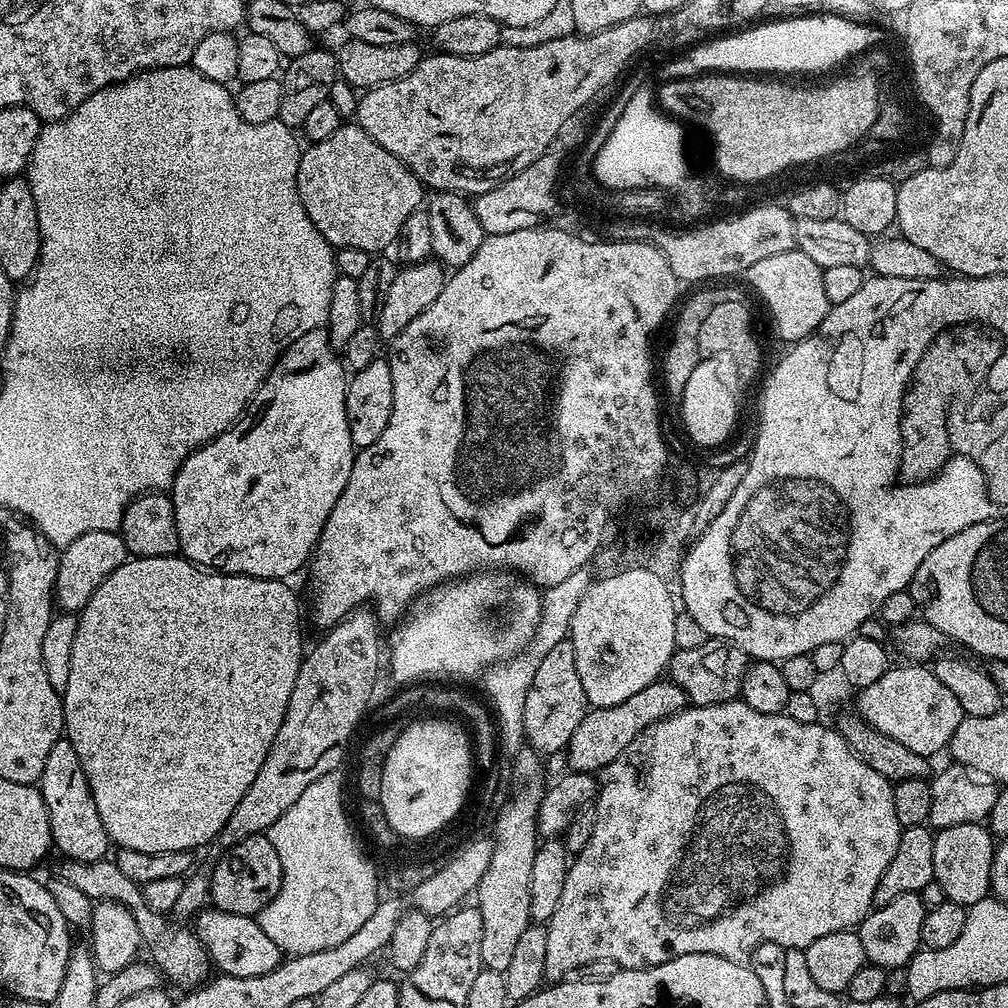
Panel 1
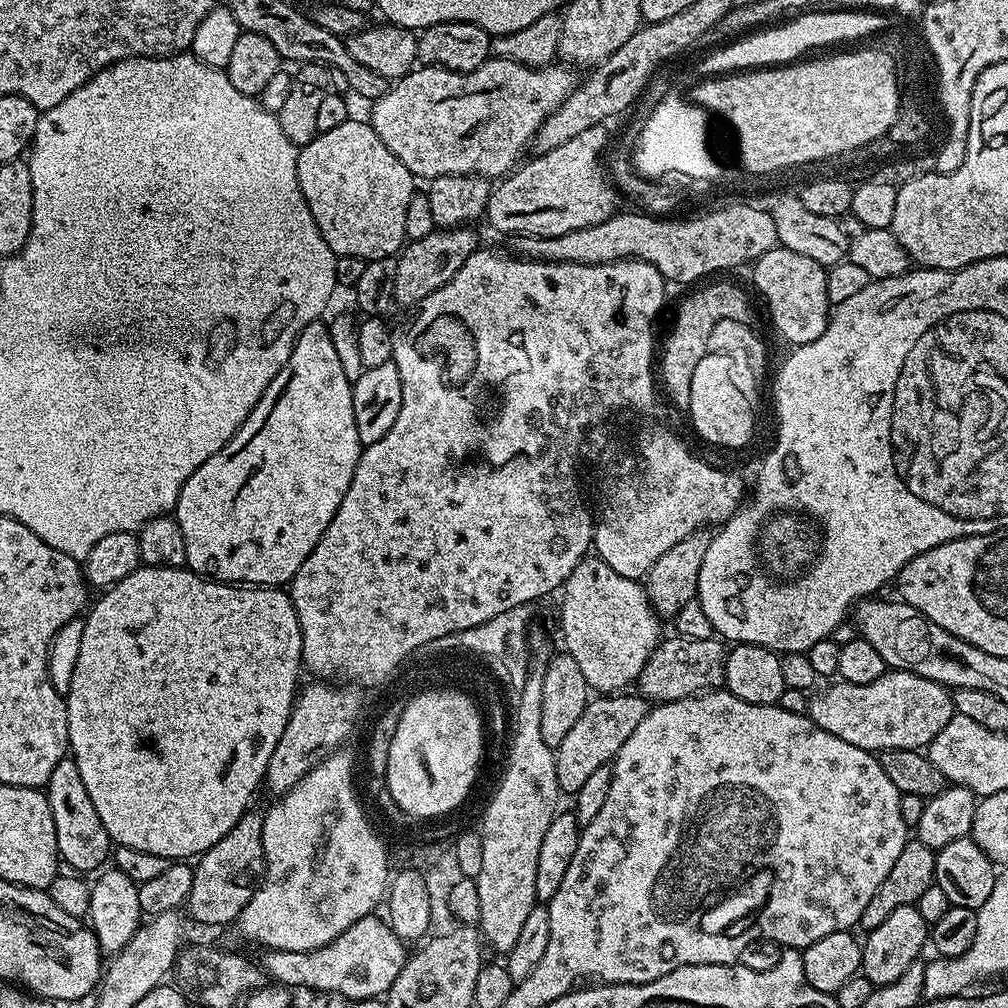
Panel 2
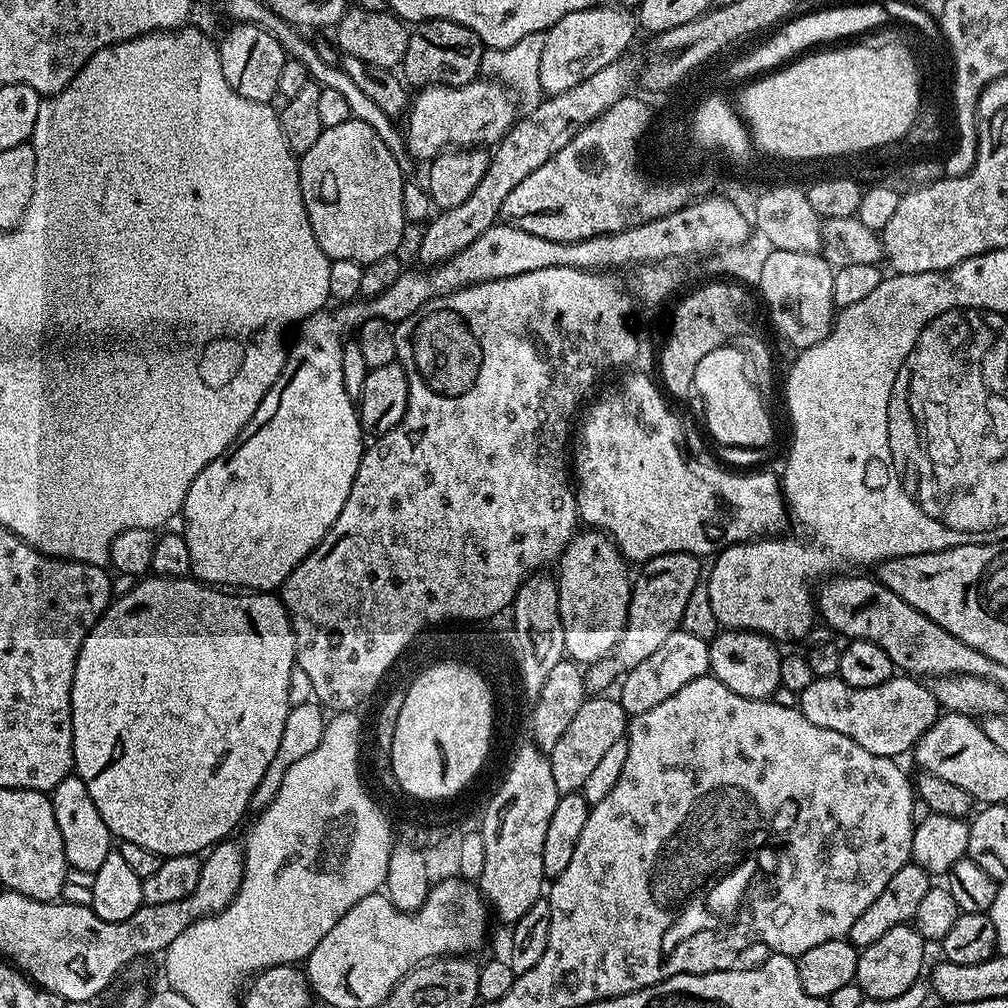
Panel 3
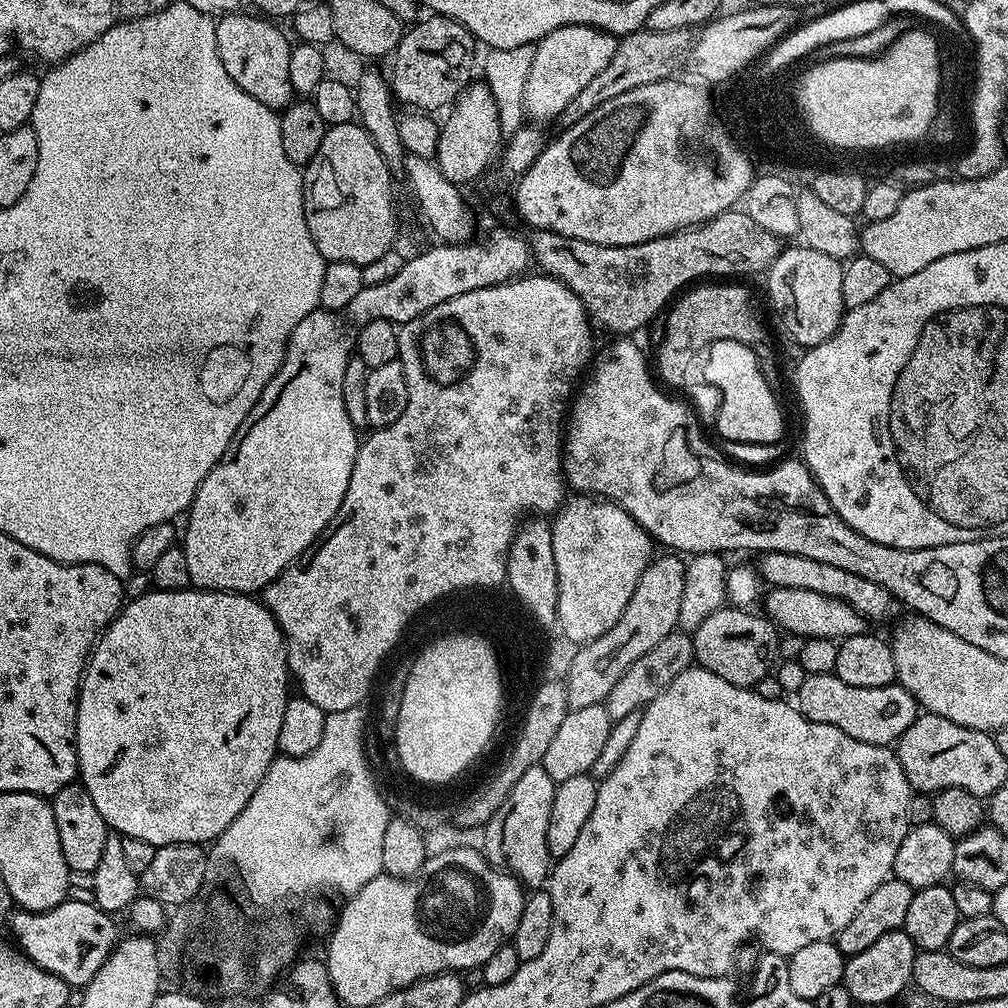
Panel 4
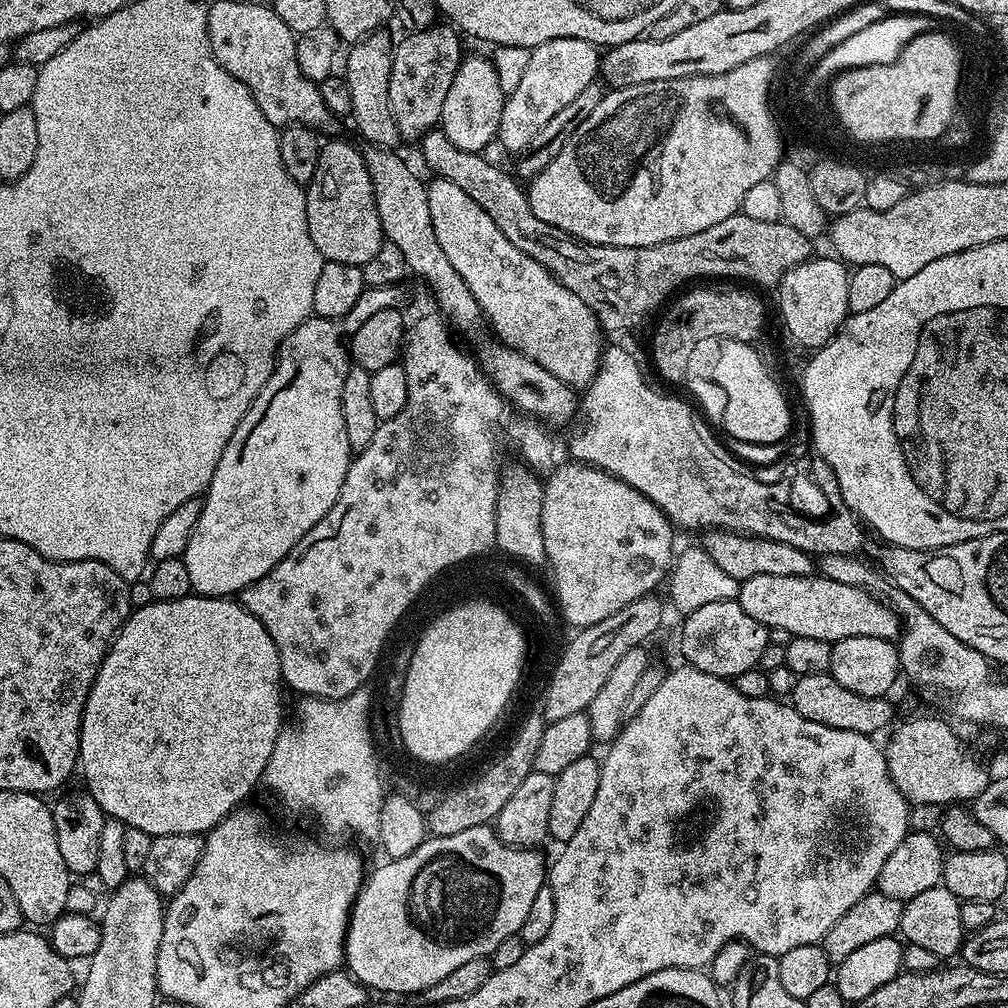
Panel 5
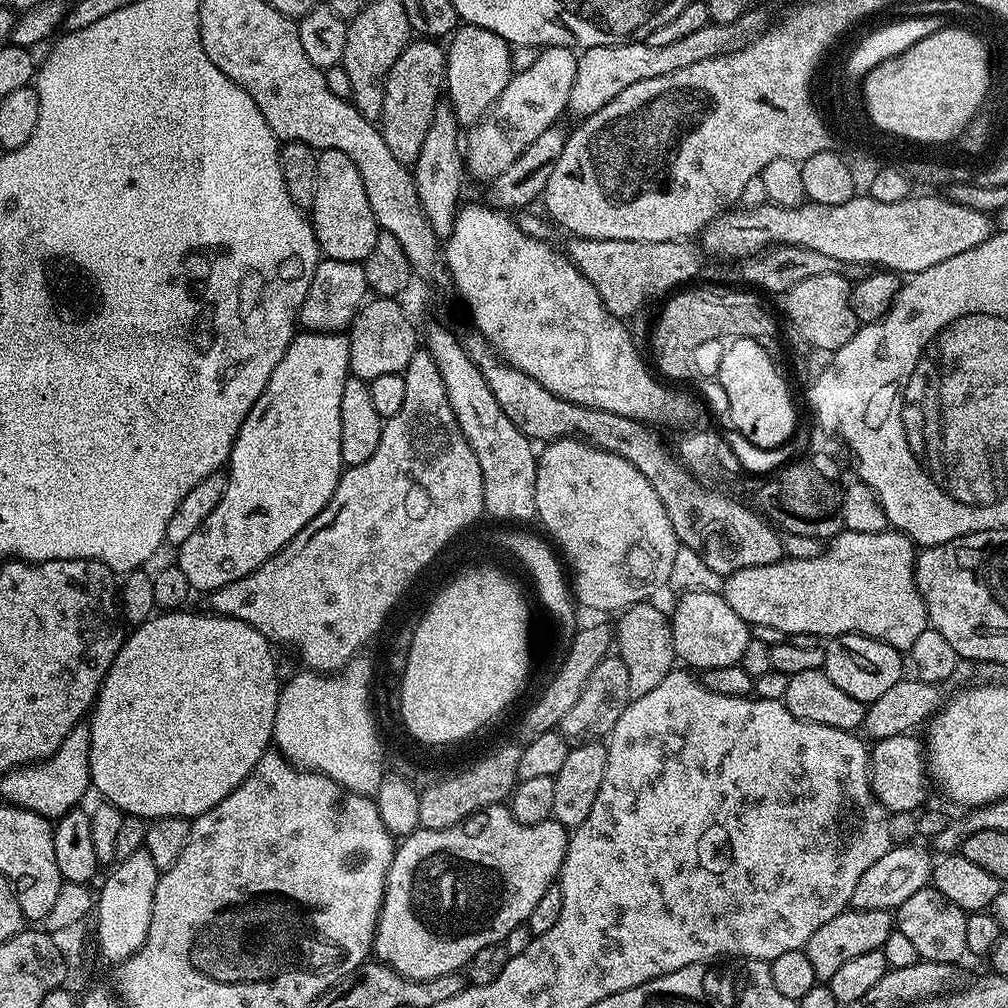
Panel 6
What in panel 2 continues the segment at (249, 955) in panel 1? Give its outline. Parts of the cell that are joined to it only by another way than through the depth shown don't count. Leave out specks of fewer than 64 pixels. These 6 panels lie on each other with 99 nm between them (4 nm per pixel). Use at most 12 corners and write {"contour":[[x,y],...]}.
{"contour":[[373,914],[313,952],[265,951],[277,985],[383,997],[410,955]]}

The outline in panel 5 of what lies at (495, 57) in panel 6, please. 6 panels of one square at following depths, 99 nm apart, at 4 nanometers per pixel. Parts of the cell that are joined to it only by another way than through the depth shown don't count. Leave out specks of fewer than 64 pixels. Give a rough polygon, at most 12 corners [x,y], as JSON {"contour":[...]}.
{"contour":[[465,55],[439,131],[457,150],[497,139],[505,99],[487,55]]}

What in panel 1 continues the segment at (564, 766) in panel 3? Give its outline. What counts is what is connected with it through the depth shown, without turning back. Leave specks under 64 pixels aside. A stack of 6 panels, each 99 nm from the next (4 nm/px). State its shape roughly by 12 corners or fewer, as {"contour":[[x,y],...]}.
{"contour":[[671,678],[618,706],[592,708],[566,749],[574,772],[600,773],[642,730],[678,714]]}

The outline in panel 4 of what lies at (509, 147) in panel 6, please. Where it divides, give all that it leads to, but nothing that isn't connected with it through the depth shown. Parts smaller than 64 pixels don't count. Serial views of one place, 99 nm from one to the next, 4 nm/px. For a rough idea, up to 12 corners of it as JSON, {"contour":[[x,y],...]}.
{"contour":[[581,24],[536,44],[525,117],[555,121],[606,68],[617,37]]}

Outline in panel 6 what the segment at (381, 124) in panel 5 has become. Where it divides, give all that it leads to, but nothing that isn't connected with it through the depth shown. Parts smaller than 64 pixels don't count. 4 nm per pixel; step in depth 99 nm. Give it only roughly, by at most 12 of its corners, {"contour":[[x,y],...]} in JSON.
{"contour":[[408,12],[349,21],[341,63],[352,102],[375,121],[385,78],[412,38]]}

